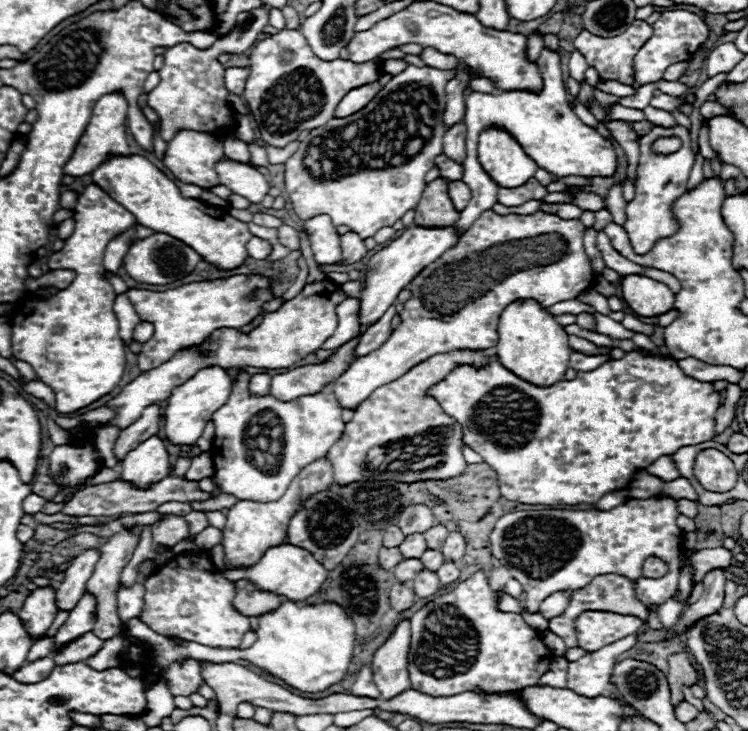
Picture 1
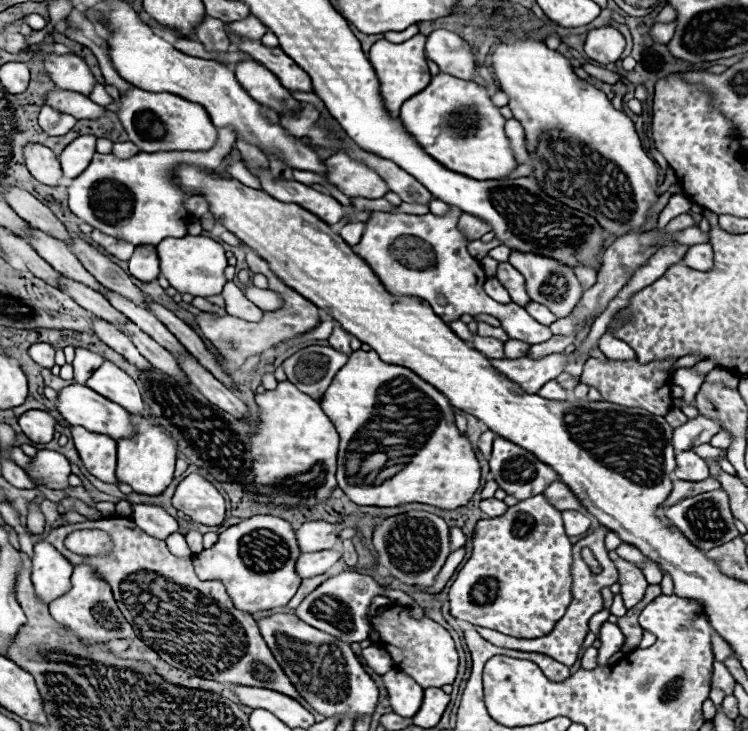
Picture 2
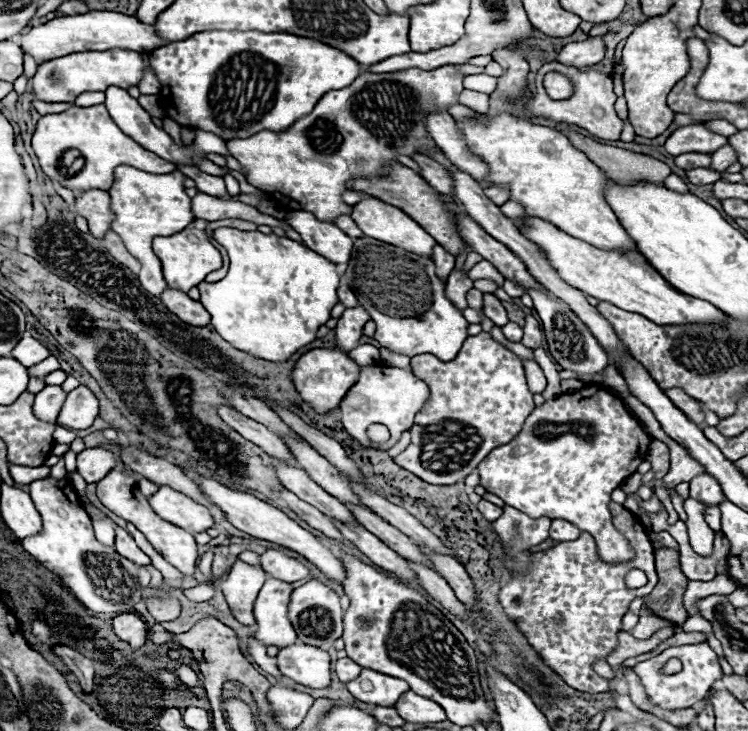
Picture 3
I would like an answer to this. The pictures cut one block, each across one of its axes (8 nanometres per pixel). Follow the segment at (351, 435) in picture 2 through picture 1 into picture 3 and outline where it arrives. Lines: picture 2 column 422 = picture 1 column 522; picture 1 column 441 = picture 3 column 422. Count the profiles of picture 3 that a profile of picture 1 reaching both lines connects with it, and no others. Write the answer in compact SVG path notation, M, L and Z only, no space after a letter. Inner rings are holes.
M366 366L360 370L360 380L346 392L346 396L340 402L340 414L342 414L342 424L356 438L360 444L370 446L368 440L368 426L370 424L386 424L390 430L390 440L388 448L394 446L394 442L400 438L402 432L410 430L414 424L414 416L420 410L420 406L426 404L428 400L428 386L418 380L410 370L402 368L390 368L390 366Z

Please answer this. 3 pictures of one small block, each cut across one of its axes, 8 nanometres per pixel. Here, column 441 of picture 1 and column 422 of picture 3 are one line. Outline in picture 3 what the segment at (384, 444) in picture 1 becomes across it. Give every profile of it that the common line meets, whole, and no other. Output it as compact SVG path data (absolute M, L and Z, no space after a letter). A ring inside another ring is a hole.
M488 332L478 336L470 336L458 356L450 362L442 362L432 354L418 354L410 360L410 370L416 378L424 380L430 388L430 398L424 408L416 414L414 426L410 428L412 442L410 446L394 458L396 464L416 474L428 484L436 486L452 486L458 480L466 478L476 470L476 466L498 446L504 446L516 438L522 430L528 414L536 408L532 402L532 392L526 386L524 368L516 354L512 354L506 346L492 340Z

